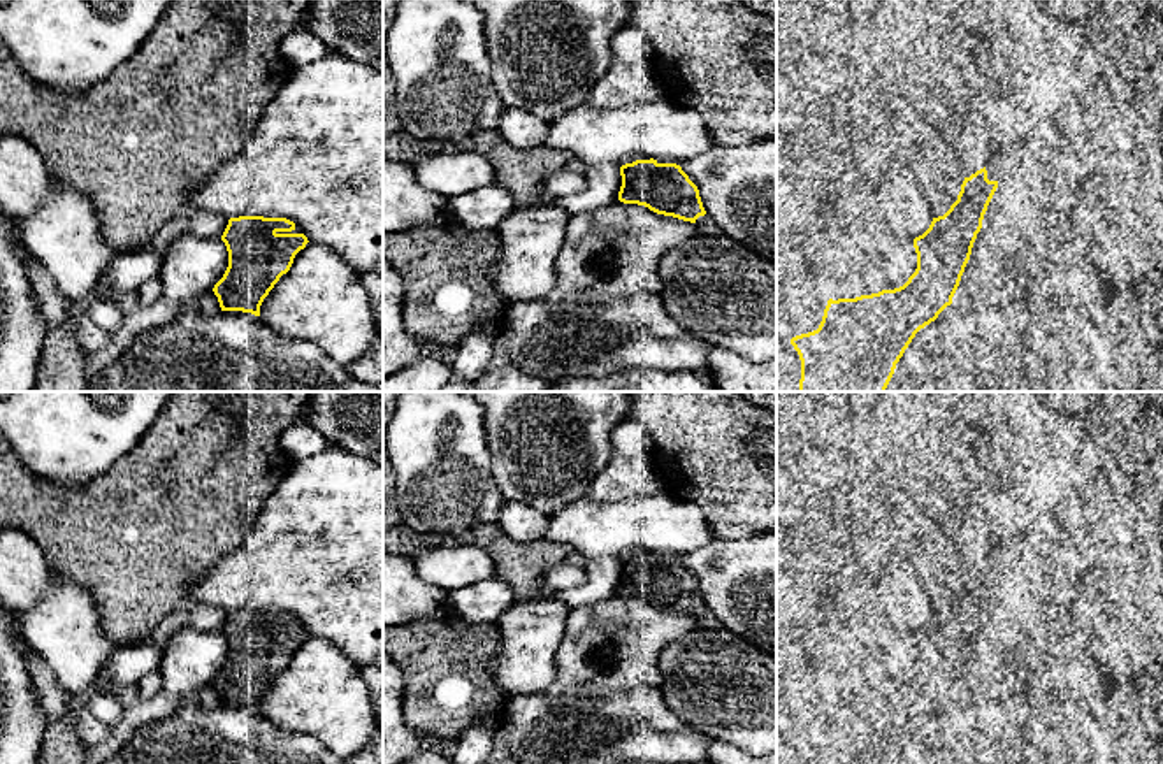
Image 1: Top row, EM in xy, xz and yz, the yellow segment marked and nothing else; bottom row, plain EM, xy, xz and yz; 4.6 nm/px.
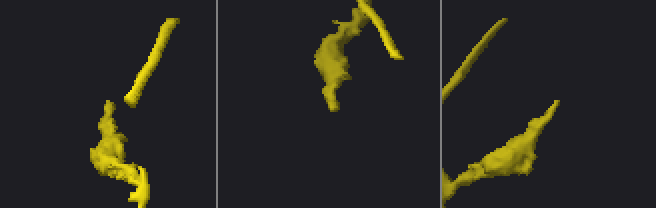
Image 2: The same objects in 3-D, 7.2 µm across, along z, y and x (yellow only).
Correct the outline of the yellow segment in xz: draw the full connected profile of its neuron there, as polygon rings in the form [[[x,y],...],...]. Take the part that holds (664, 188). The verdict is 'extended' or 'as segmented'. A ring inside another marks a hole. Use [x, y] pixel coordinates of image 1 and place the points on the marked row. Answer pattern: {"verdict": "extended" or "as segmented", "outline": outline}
{"verdict": "extended", "outline": [[[636,160],[620,167],[622,186],[618,200],[645,205],[664,216],[696,223],[704,235],[717,235],[719,228],[706,214],[697,186],[676,163]]]}

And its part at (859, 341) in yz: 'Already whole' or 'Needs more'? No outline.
Needs more

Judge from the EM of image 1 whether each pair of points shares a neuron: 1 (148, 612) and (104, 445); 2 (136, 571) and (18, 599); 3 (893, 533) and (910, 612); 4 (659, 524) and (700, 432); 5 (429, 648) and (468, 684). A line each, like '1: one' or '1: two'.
1: two
2: two
3: two
4: two
5: one

